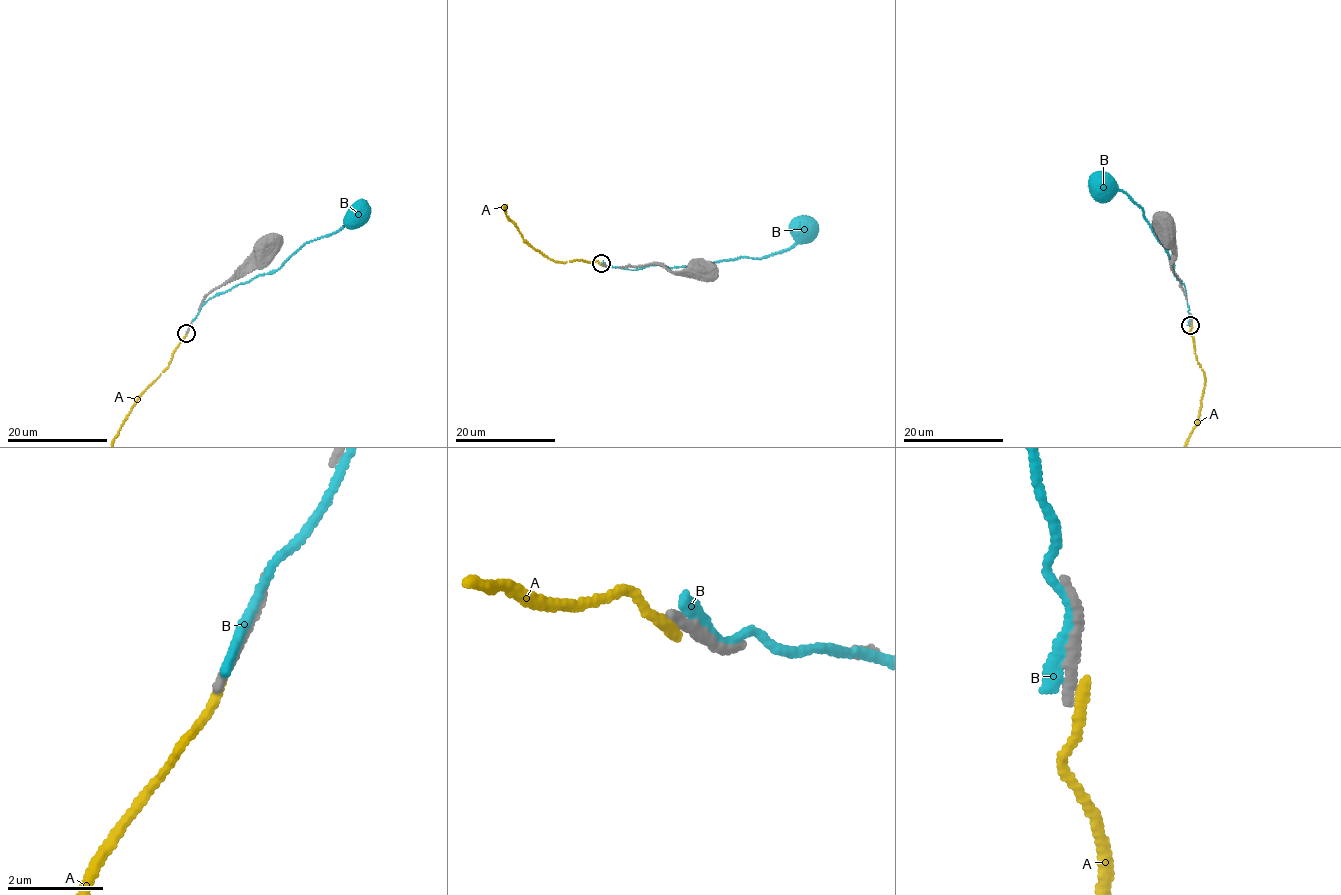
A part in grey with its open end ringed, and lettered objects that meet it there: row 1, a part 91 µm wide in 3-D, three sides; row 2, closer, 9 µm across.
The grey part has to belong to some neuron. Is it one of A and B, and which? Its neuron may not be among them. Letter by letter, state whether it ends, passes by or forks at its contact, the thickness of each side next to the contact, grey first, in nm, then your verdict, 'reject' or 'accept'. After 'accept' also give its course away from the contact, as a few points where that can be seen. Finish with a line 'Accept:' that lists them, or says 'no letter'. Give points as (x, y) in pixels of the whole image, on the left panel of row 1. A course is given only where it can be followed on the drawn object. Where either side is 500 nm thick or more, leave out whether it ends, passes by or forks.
A: it ends there; 240 nm thick on the grey side, 200 nm on the other; reject
B: it passes by; 180 nm thick on the grey side, 200 nm on the other; reject
Accept: no letter

